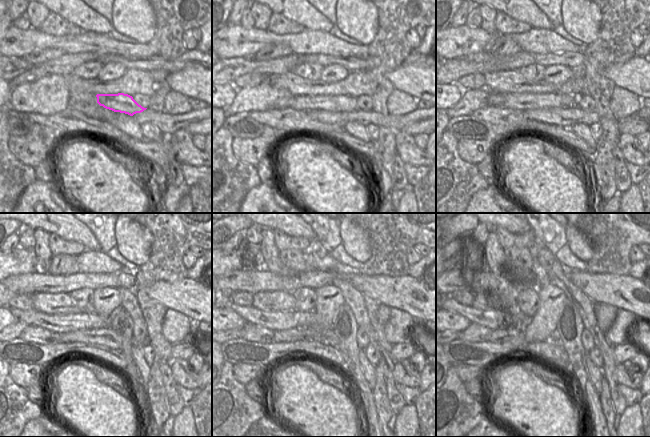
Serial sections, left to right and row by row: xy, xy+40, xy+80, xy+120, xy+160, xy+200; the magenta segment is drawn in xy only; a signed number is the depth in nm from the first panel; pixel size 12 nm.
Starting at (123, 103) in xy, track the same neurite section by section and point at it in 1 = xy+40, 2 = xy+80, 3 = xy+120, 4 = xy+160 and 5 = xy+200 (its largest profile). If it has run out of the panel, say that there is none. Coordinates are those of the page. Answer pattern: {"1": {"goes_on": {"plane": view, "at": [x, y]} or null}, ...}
{"1": {"goes_on": {"plane": "xy+40", "at": [343, 103]}}, "2": {"goes_on": {"plane": "xy+80", "at": [520, 101]}}, "3": {"goes_on": {"plane": "xy+120", "at": [61, 323]}}, "4": {"goes_on": {"plane": "xy+160", "at": [286, 319]}}, "5": {"goes_on": {"plane": "xy+200", "at": [494, 318]}}}

